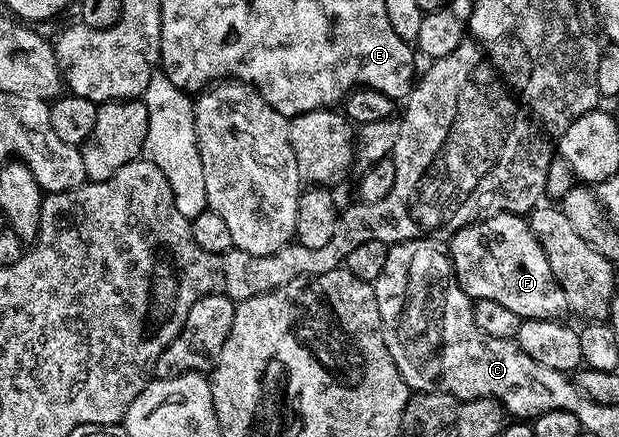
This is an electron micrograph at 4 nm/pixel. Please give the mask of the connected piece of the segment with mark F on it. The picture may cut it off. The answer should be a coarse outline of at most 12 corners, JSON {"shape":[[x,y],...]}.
{"shape":[[521,215],[449,237],[458,284],[522,320],[570,303]]}

